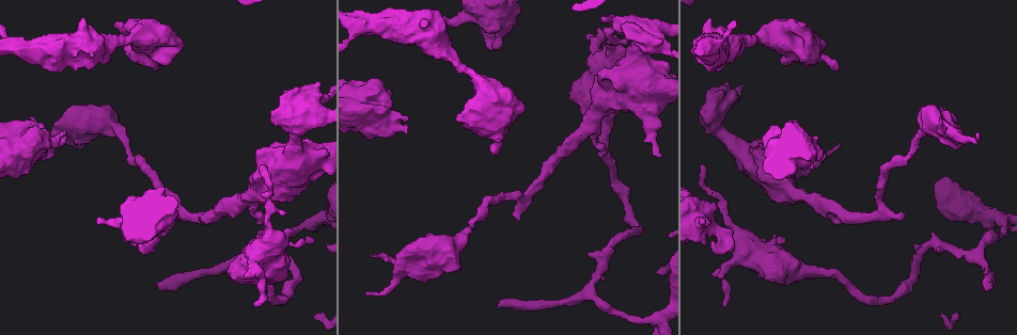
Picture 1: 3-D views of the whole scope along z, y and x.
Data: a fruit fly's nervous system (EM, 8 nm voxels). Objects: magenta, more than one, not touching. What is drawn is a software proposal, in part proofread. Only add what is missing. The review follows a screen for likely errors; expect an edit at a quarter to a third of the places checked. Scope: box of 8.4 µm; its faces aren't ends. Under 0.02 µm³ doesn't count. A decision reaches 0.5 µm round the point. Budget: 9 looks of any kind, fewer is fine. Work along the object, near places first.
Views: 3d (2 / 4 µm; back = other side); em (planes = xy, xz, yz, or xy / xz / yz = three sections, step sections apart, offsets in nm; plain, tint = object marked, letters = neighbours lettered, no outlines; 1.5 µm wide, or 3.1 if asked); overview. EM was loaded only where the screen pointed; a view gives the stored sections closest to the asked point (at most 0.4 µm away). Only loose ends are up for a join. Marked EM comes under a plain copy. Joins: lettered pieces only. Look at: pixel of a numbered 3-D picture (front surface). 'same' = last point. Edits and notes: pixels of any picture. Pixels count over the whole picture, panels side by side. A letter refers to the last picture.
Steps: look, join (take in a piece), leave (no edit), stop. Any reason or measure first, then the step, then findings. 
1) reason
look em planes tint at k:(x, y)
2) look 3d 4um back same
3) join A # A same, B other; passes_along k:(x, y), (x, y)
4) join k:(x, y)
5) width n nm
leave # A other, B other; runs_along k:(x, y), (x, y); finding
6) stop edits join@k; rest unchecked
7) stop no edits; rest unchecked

thin end
look em xy step 8 letters at 1:(367, 293)

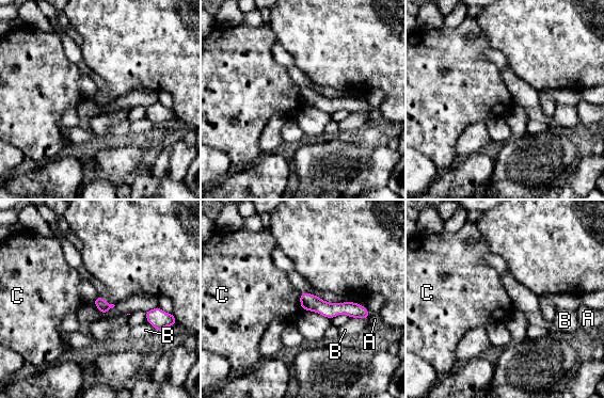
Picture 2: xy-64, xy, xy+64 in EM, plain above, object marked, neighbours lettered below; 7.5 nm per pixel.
width 90 nm
leave # A other, B other, C other; no lettered piece goes on from it

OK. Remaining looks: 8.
an open end
look em planes letters at 1:(498, 305)

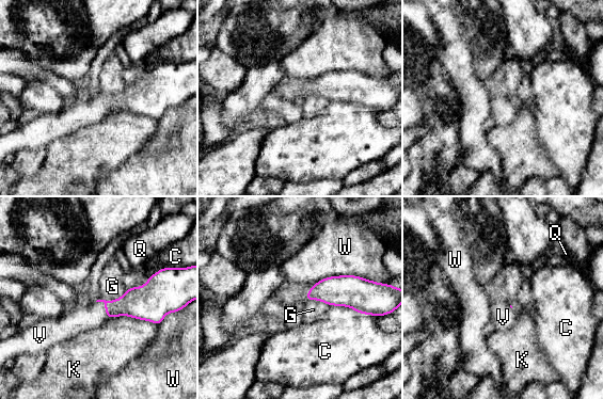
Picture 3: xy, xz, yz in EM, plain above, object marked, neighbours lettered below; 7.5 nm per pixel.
longest_contact W 440 nm
join V # C other, G other, K other, Q other, V same, W other; the cell continues

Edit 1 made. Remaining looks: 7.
branch stops here
look em yz step 8 letters at 1:(260, 165)

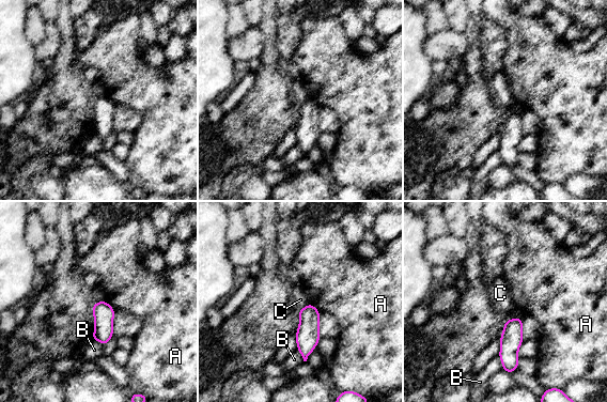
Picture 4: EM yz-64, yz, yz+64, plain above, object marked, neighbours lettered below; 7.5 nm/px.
cut it another way
look em planes letters same

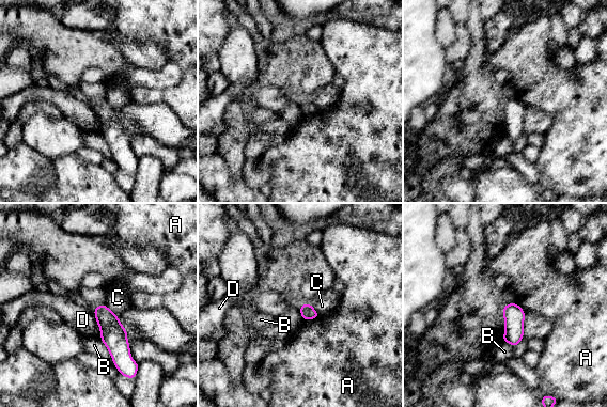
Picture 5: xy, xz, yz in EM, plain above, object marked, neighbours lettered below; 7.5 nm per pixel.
width 110 nm
leave # A other, B other, C other, D other; border 5:(92, 311), (99, 329), (99, 337); none of them fits

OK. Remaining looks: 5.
branch stops here
look 3d 2um at 1:(254, 304)

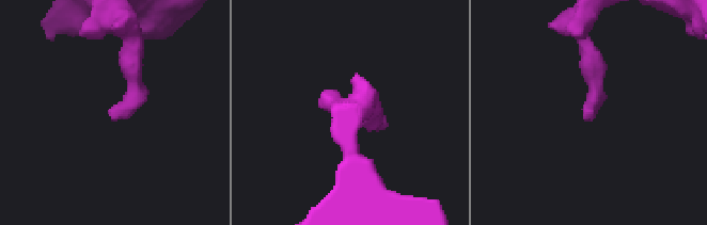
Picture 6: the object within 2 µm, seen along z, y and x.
now the EM
look em xy step 4 tint at 6:(111, 116)

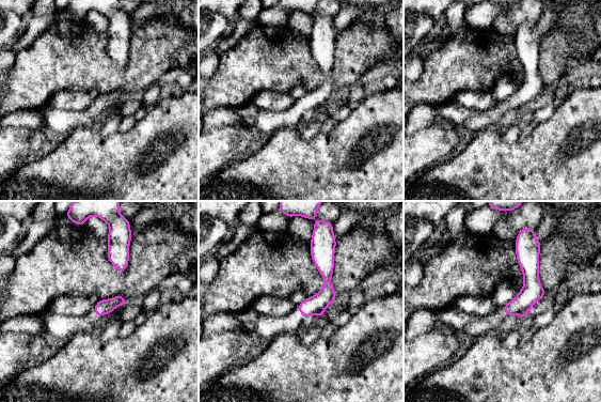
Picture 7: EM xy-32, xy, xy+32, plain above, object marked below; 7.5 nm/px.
see the neighbours
look em xy step 4 letters same

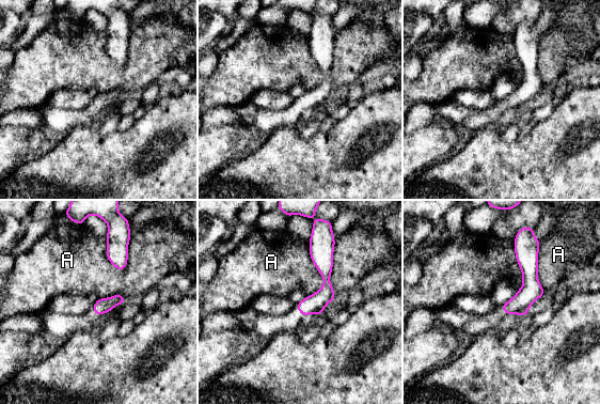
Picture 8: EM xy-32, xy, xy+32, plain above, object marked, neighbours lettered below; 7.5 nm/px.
leave # A other; runs_along 8:(517, 248), (529, 263), (523, 313); no lettered piece goes on from it

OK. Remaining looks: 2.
stop edits join@3; rest unchecked

